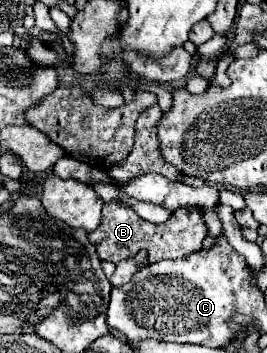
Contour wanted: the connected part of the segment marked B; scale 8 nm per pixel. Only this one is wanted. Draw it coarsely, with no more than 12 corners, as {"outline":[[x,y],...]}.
{"outline":[[104,203],[88,233],[102,261],[146,249],[144,267],[202,249],[200,207],[180,207],[166,223]]}

